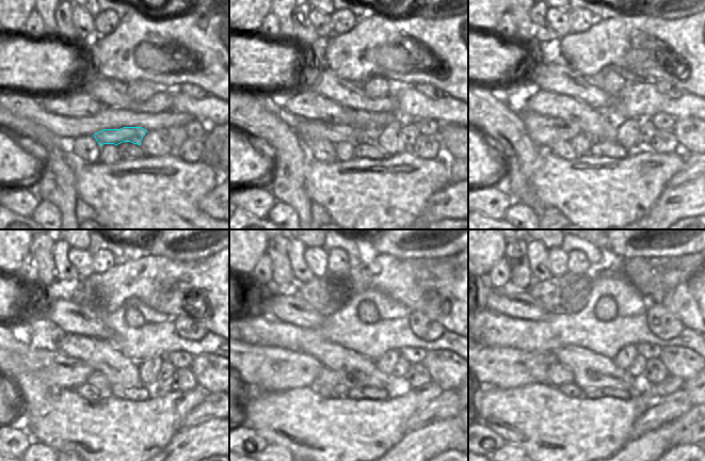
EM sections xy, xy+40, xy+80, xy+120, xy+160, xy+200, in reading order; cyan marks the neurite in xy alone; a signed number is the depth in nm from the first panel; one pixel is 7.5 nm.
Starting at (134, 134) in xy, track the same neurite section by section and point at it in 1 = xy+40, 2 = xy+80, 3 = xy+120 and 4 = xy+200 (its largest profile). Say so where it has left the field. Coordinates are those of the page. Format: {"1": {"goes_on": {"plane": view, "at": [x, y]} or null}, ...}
{"1": {"goes_on": {"plane": "xy+40", "at": [310, 131]}}, "2": {"goes_on": {"plane": "xy+80", "at": [545, 131]}}, "3": {"goes_on": {"plane": "xy+120", "at": [60, 371]}}, "4": {"goes_on": {"plane": "xy+200", "at": [505, 367]}}}

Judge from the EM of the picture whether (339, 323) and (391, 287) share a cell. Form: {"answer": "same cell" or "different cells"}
{"answer": "different cells"}

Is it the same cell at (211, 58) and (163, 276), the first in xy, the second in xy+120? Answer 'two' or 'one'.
one

